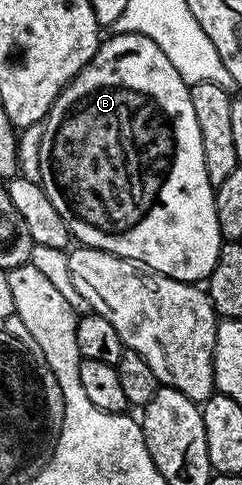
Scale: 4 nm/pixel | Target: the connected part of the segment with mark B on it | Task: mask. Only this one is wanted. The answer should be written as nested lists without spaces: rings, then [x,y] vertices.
[[[113,33],[113,38],[105,37],[91,60],[77,72],[64,86],[64,91],[56,97],[42,123],[42,148],[38,152],[40,161],[40,186],[50,203],[57,208],[61,218],[68,225],[71,237],[79,245],[95,250],[105,250],[120,258],[139,262],[155,274],[165,274],[179,282],[200,284],[212,273],[222,245],[218,216],[216,215],[216,195],[210,180],[206,180],[206,160],[202,156],[202,132],[198,132],[198,119],[194,116],[194,104],[190,104],[190,86],[184,77],[166,60],[166,52],[141,34]]]

